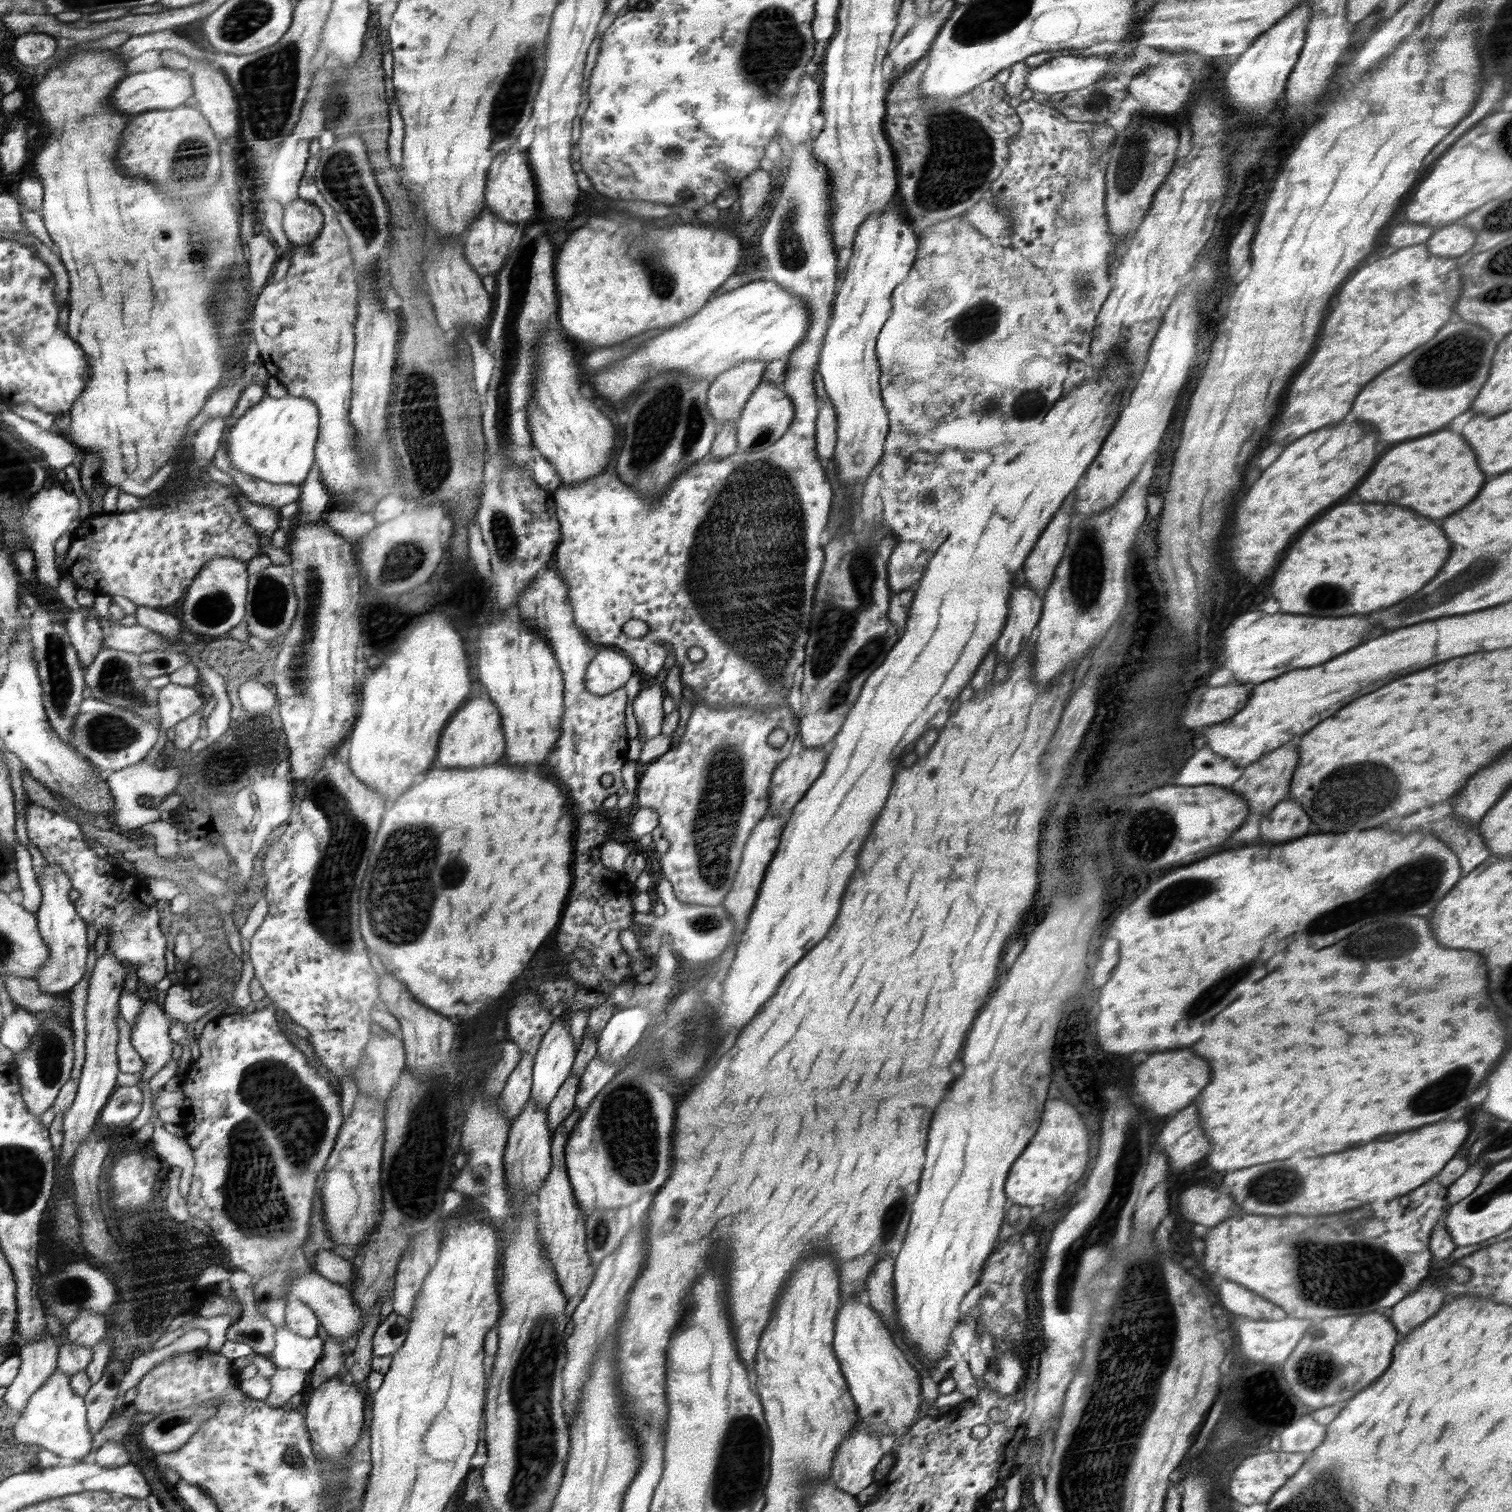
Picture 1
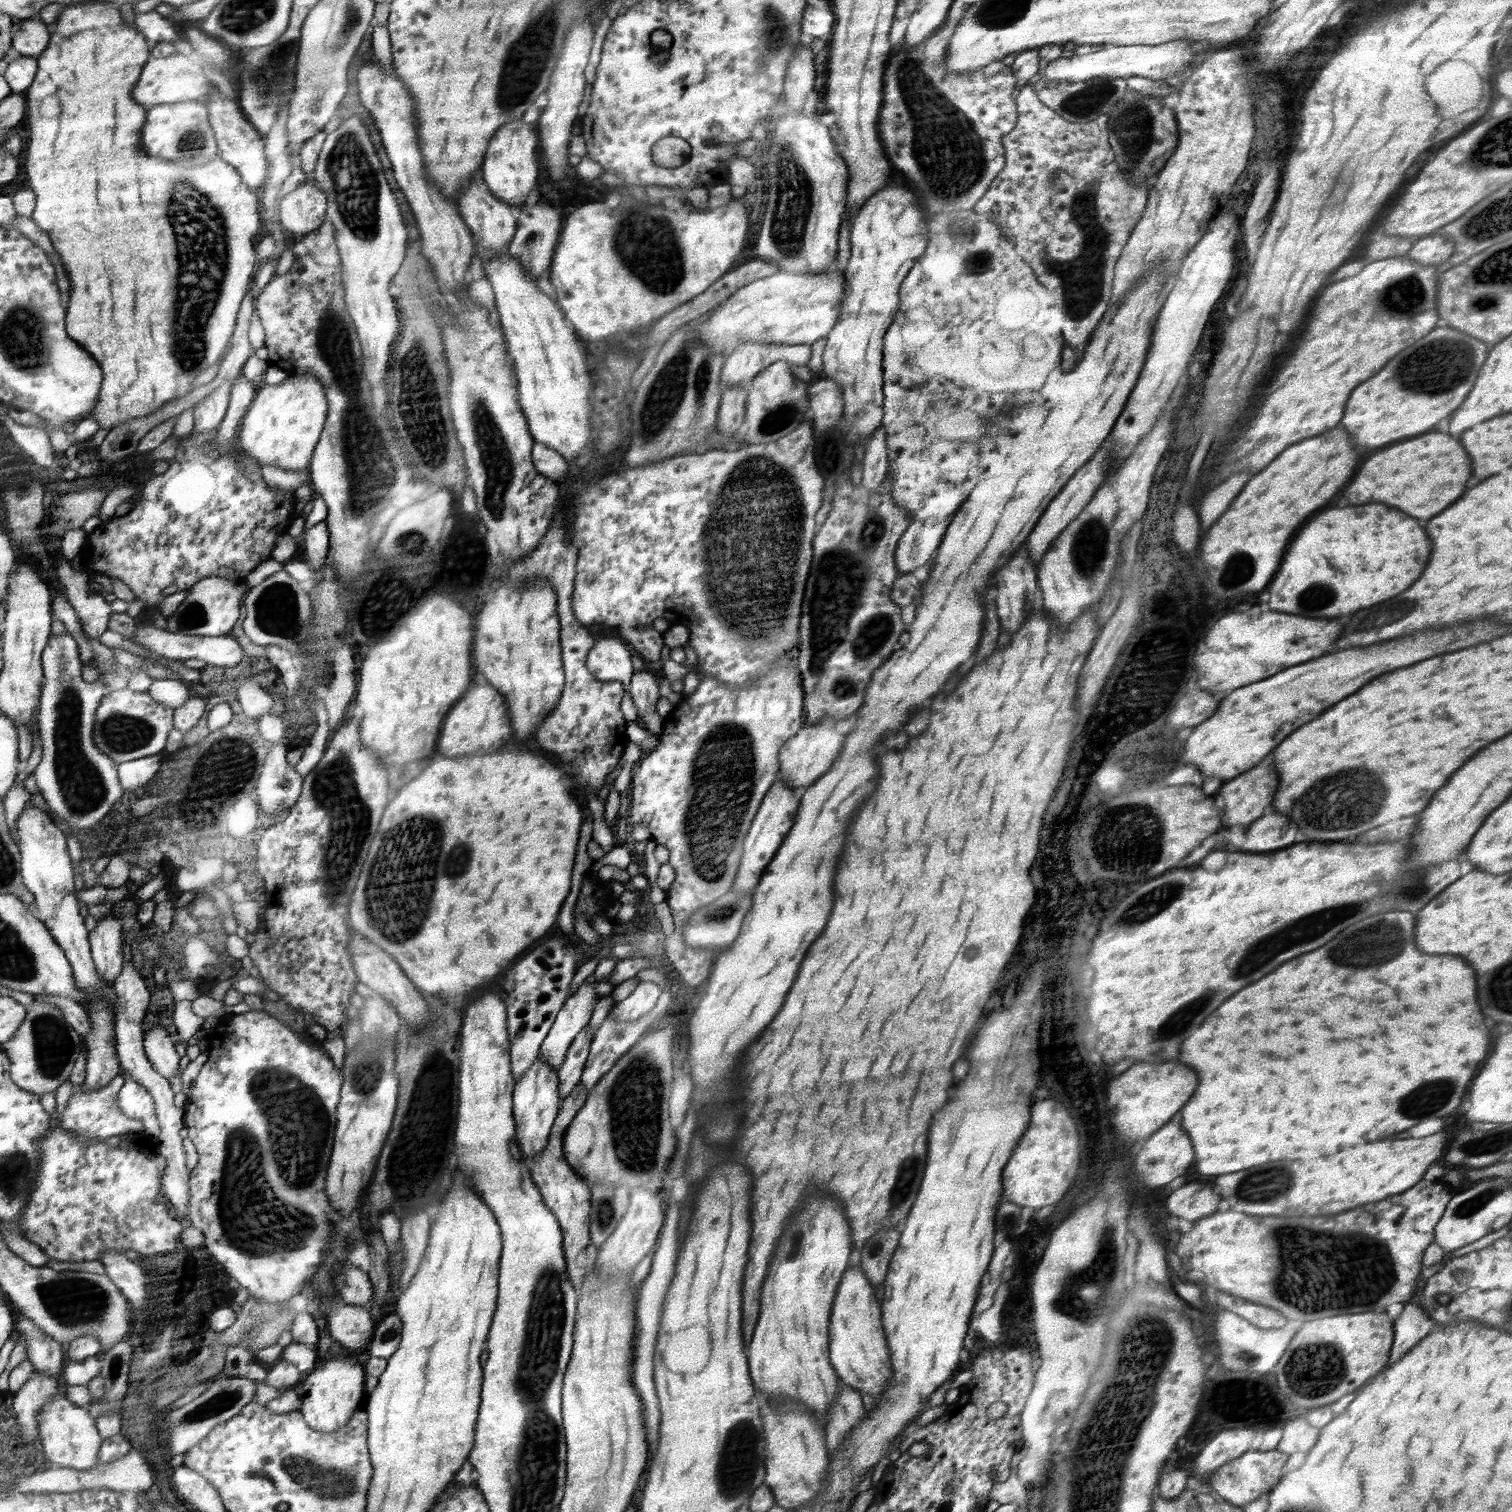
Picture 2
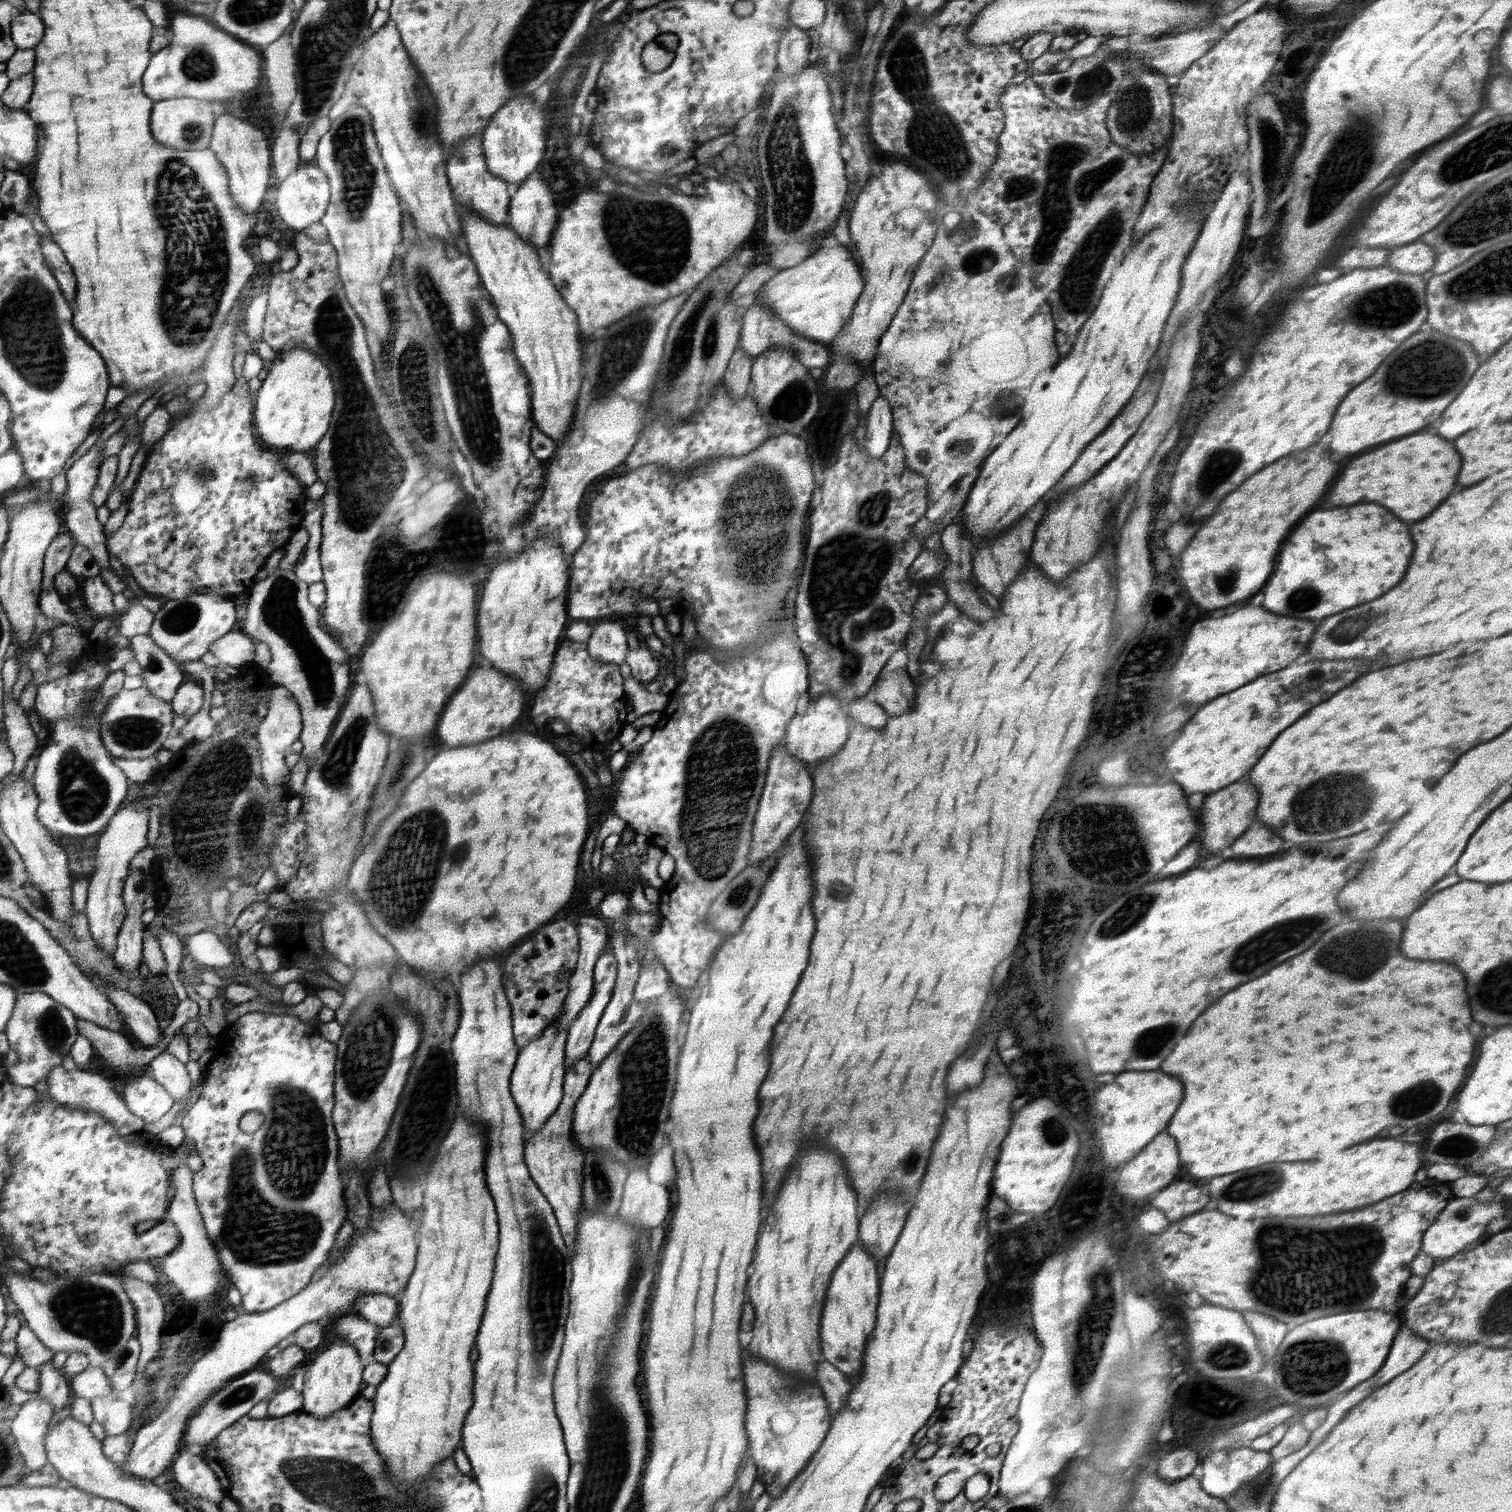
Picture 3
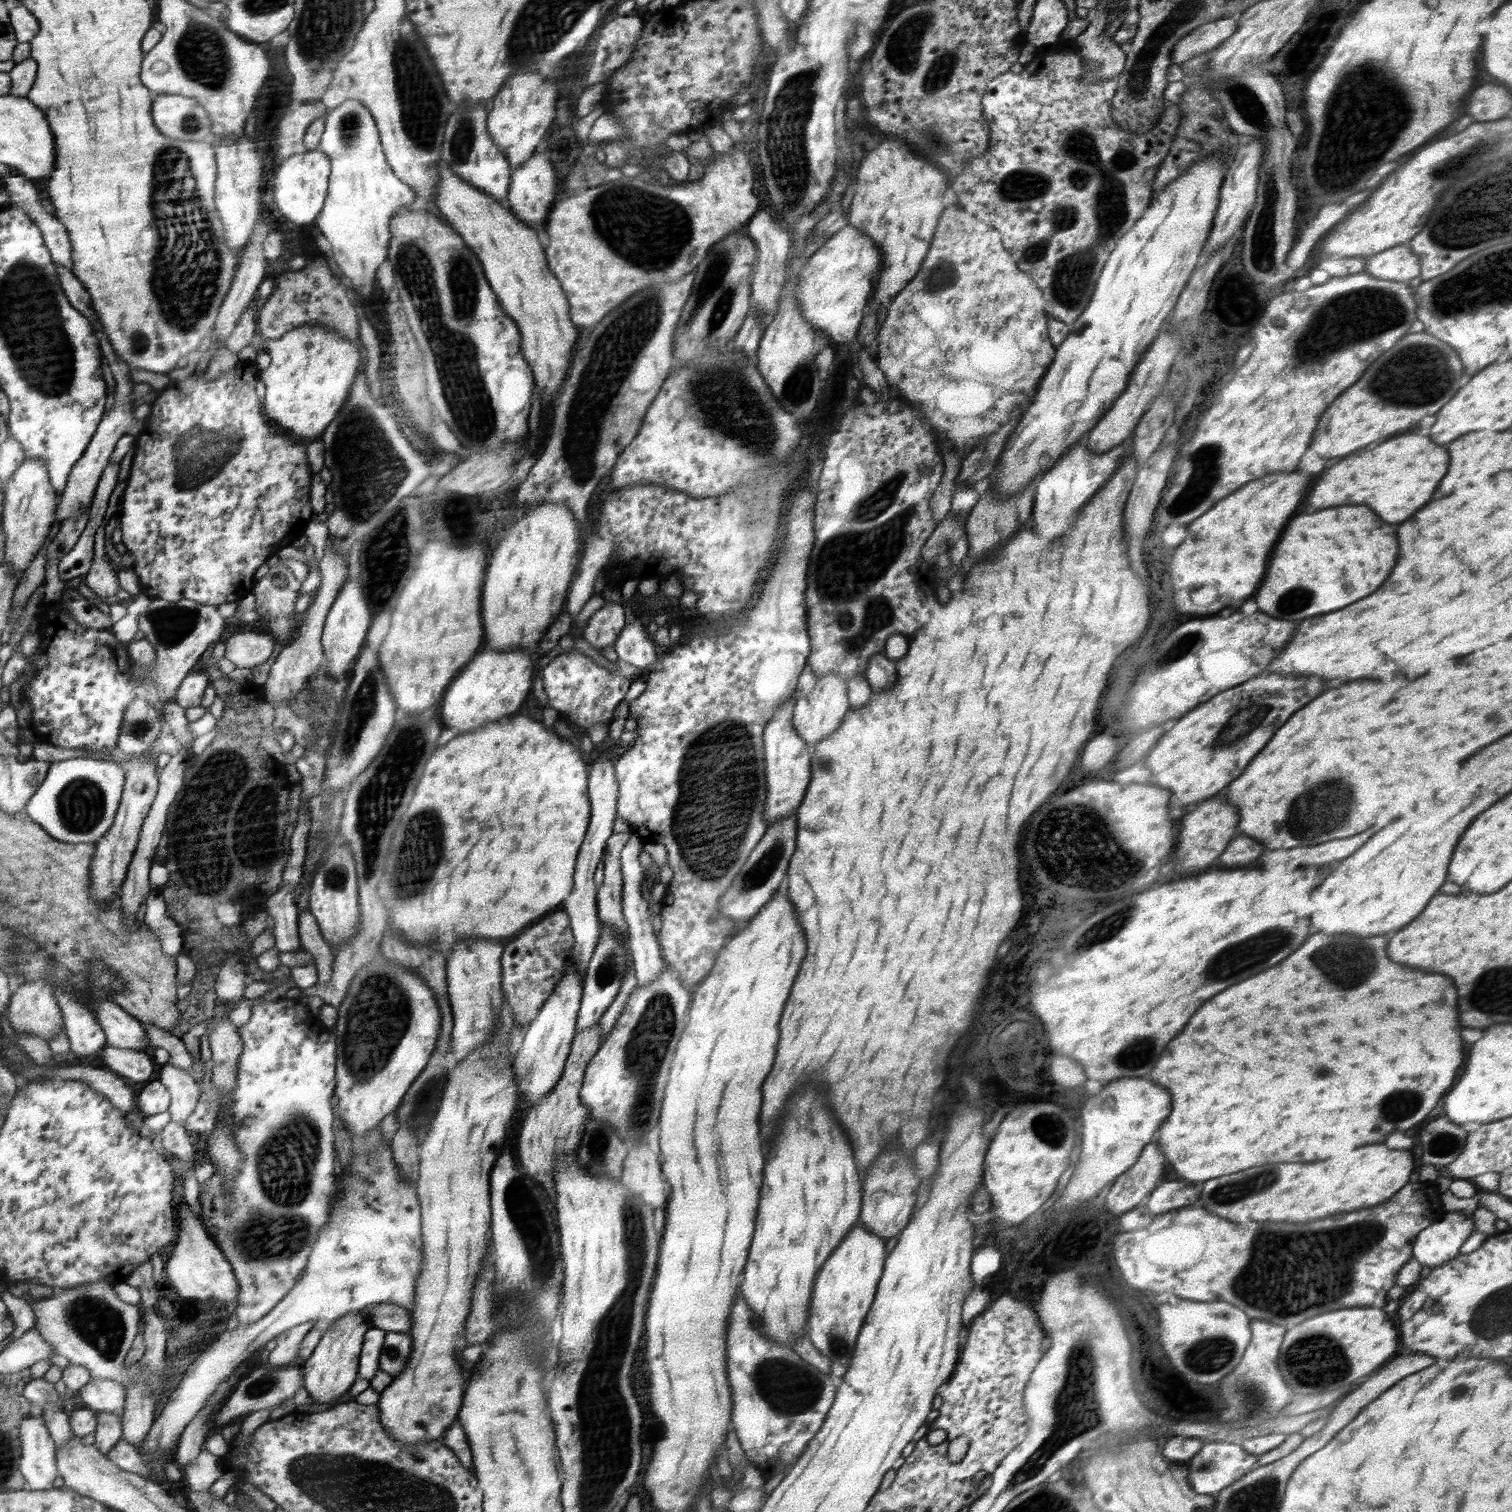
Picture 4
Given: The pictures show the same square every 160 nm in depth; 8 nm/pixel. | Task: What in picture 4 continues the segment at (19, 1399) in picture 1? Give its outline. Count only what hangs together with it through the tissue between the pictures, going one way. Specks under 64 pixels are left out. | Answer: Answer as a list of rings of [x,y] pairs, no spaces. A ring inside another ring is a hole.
[[[28,1417],[17,1428],[20,1431],[20,1442],[23,1443],[24,1458],[23,1462],[20,1462],[20,1470],[23,1472],[24,1480],[29,1484],[31,1491],[51,1489],[59,1476],[58,1455],[47,1423],[42,1417]]]

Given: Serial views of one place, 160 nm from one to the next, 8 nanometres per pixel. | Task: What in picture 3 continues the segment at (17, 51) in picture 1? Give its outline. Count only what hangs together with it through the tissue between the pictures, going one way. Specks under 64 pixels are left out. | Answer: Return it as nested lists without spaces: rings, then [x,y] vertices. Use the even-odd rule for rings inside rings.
[[[18,11],[11,23],[11,40],[18,49],[34,48],[42,41],[44,24],[38,15]]]

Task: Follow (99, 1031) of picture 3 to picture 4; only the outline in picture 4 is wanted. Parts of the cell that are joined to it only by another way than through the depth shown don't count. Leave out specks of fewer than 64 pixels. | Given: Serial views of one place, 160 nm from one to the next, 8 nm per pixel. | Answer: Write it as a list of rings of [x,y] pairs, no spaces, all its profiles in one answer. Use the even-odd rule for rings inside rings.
[[[103,1046],[102,1060],[106,1069],[122,1078],[131,1078],[134,1083],[148,1082],[157,1074],[157,1066],[148,1054],[127,1048]]]

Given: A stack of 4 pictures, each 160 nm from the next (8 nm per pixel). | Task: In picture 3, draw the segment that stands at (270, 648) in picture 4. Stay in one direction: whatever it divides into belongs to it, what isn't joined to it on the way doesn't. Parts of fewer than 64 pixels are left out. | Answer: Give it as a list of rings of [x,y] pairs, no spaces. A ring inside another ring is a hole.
[[[242,630],[232,631],[214,642],[208,652],[218,658],[220,668],[223,669],[225,666],[240,668],[253,660],[254,646],[257,643],[258,641]]]

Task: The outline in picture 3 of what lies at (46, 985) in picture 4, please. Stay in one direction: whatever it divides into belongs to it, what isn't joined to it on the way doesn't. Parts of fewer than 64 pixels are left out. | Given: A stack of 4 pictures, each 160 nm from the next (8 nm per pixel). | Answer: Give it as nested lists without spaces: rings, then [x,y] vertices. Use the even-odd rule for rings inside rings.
[[[44,992],[22,996],[17,994],[16,1005],[6,1025],[5,1034],[9,1048],[17,1052],[19,1061],[8,1069],[7,1077],[23,1087],[34,1087],[38,1082],[47,1080],[49,1072],[55,1066],[61,1066],[64,1059],[69,1056],[78,1037],[76,1022],[77,1016],[71,1010],[59,1006]]]

